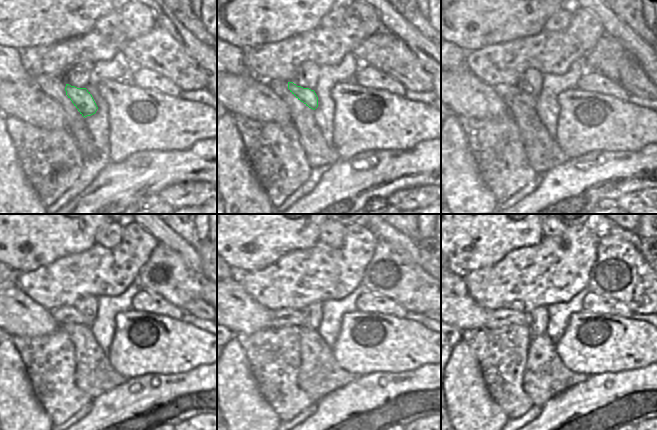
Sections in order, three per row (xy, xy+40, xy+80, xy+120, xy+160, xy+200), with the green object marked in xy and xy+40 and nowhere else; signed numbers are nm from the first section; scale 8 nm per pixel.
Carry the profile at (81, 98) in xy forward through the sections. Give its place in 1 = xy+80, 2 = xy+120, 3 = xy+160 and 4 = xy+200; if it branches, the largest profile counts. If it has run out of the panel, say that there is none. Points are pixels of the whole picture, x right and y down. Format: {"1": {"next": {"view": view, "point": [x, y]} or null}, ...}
{"1": {"next": {"view": "xy+80", "point": [526, 97]}}, "2": {"next": {"view": "xy+120", "point": [67, 314]}}, "3": {"next": {"view": "xy+160", "point": [285, 316]}}, "4": {"next": {"view": "xy+200", "point": [500, 318]}}}

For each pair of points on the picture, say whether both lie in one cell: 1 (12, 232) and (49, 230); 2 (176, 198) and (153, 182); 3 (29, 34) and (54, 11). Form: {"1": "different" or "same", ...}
{"1": "same", "2": "different", "3": "same"}

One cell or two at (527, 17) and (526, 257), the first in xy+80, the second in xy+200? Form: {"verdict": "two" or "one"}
{"verdict": "two"}

